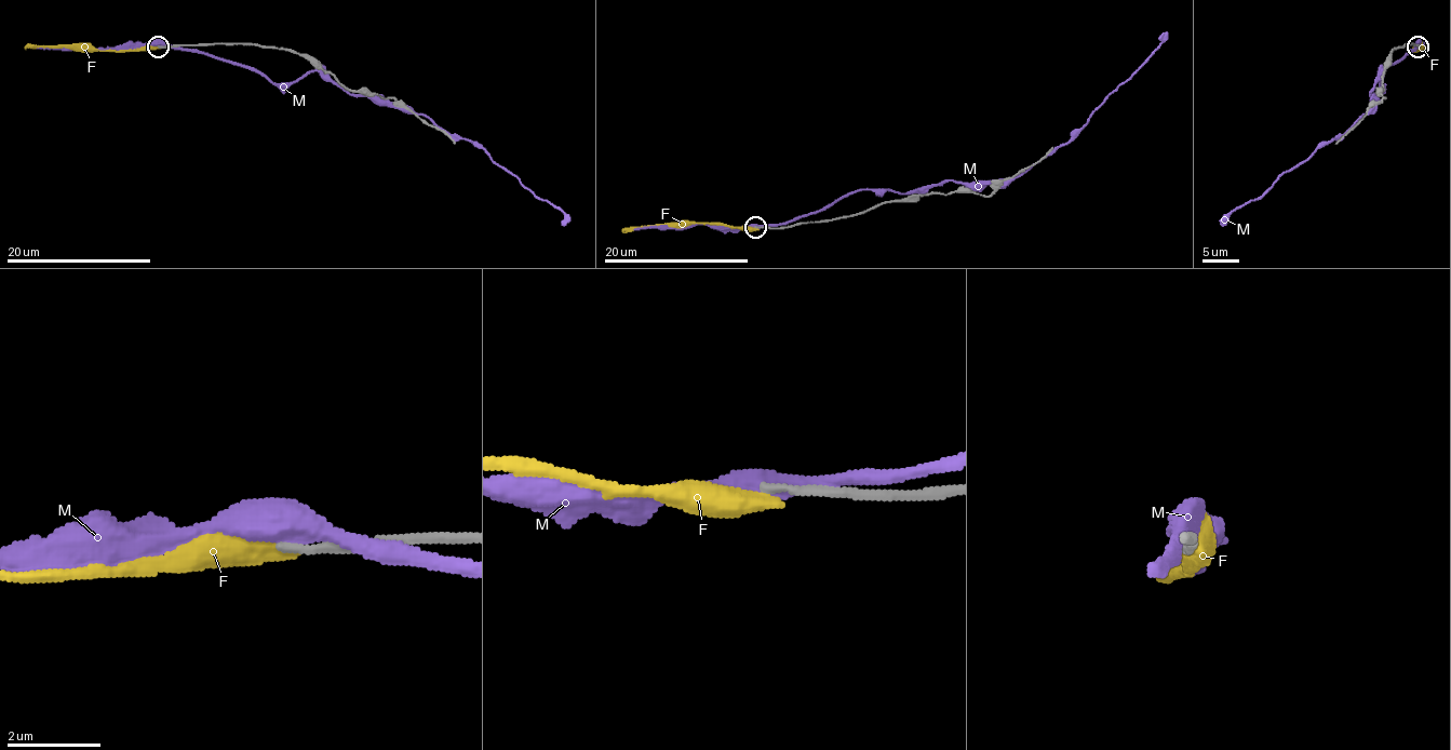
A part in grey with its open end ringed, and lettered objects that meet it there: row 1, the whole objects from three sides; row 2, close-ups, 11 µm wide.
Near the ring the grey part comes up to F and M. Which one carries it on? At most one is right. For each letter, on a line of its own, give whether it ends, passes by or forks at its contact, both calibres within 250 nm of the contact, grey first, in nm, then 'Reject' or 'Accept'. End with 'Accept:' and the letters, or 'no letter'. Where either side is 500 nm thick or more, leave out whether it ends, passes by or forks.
F: Thickness 170 nm (grey) against 500 nm. Reject
M: It passes by. Thickness 240 nm (grey) against 400 nm. Reject
Accept: no letter

